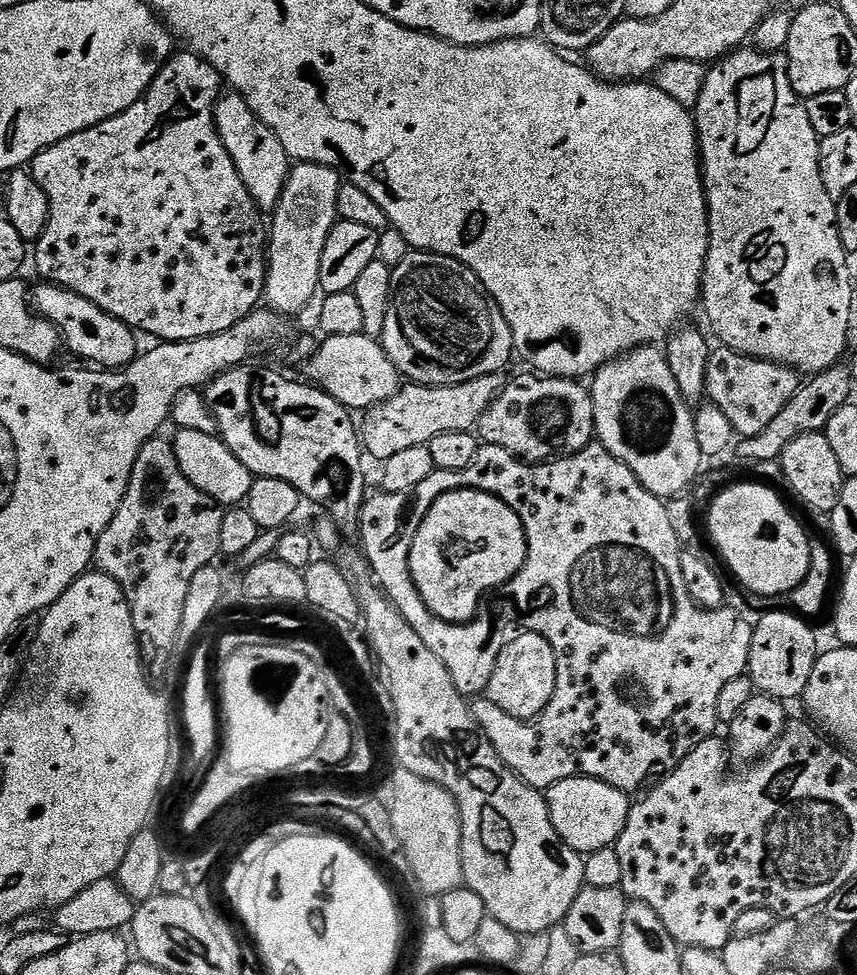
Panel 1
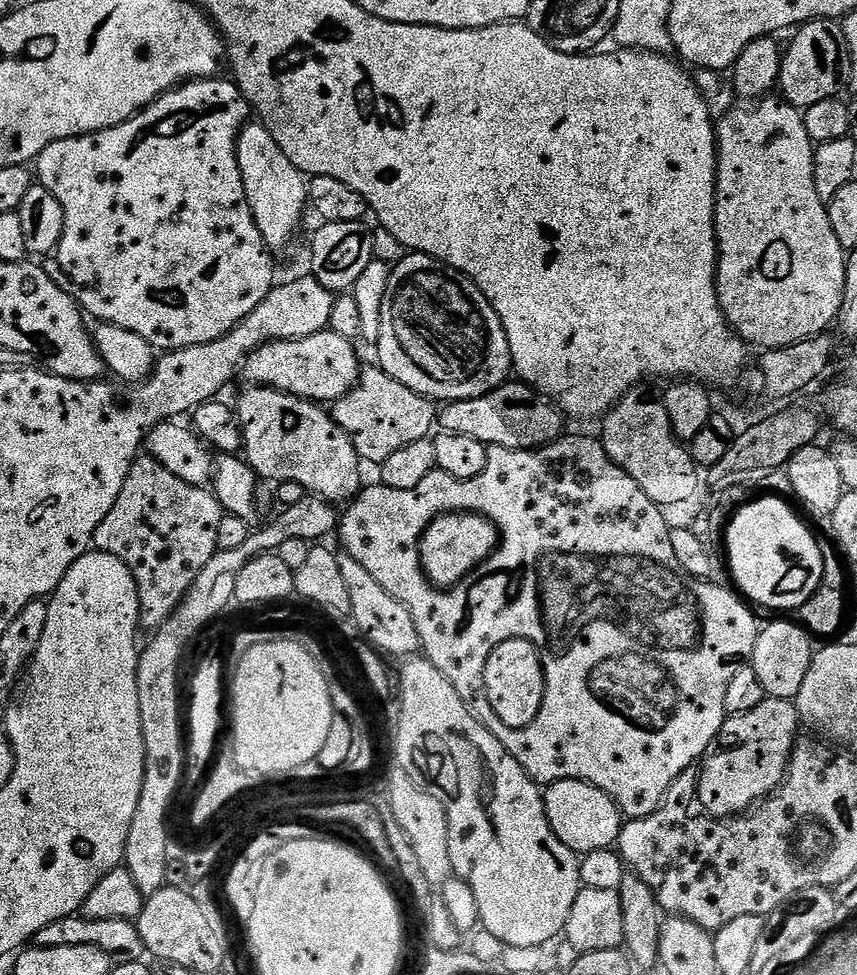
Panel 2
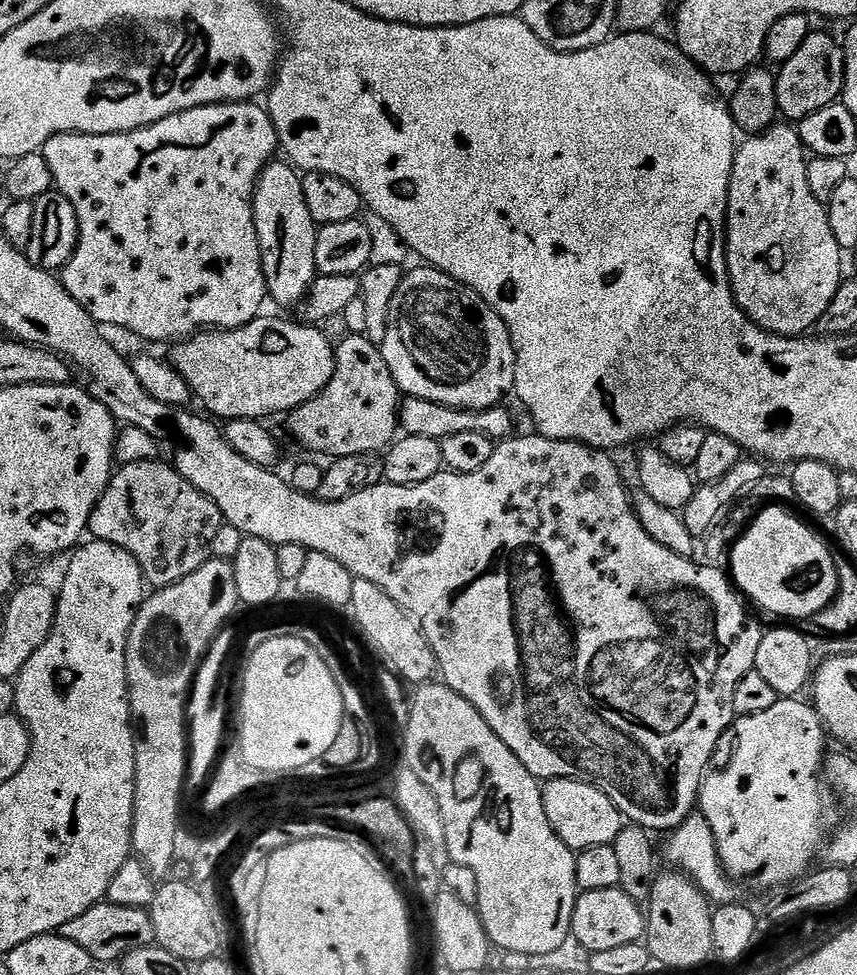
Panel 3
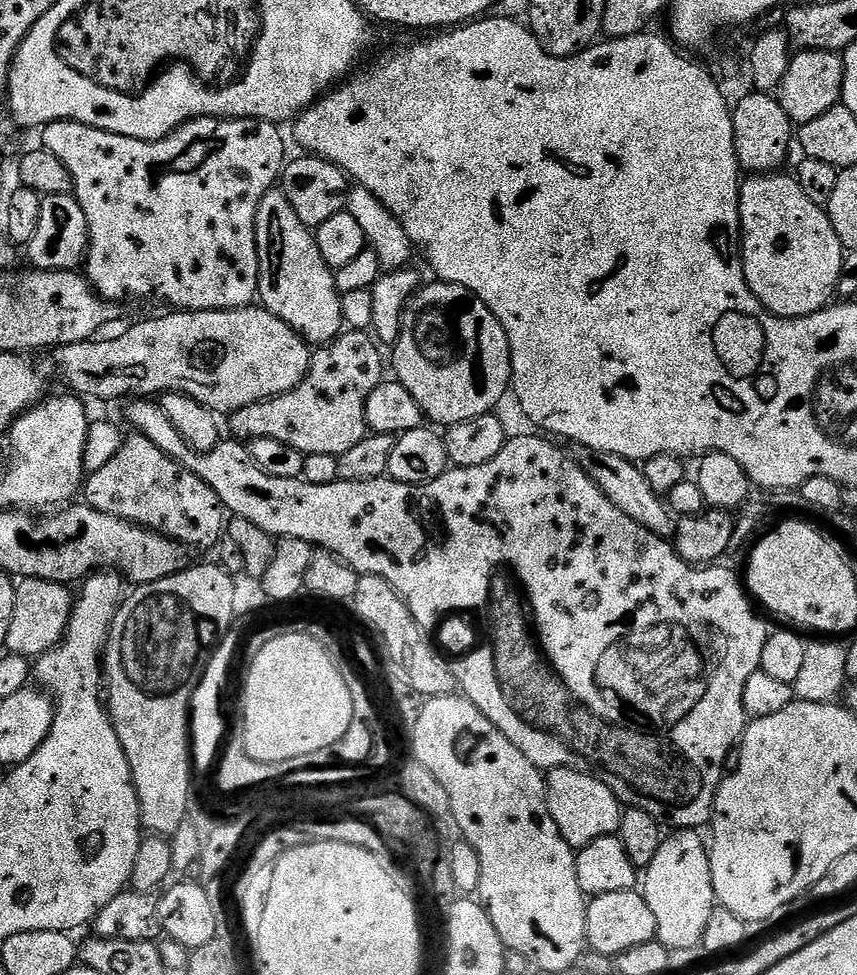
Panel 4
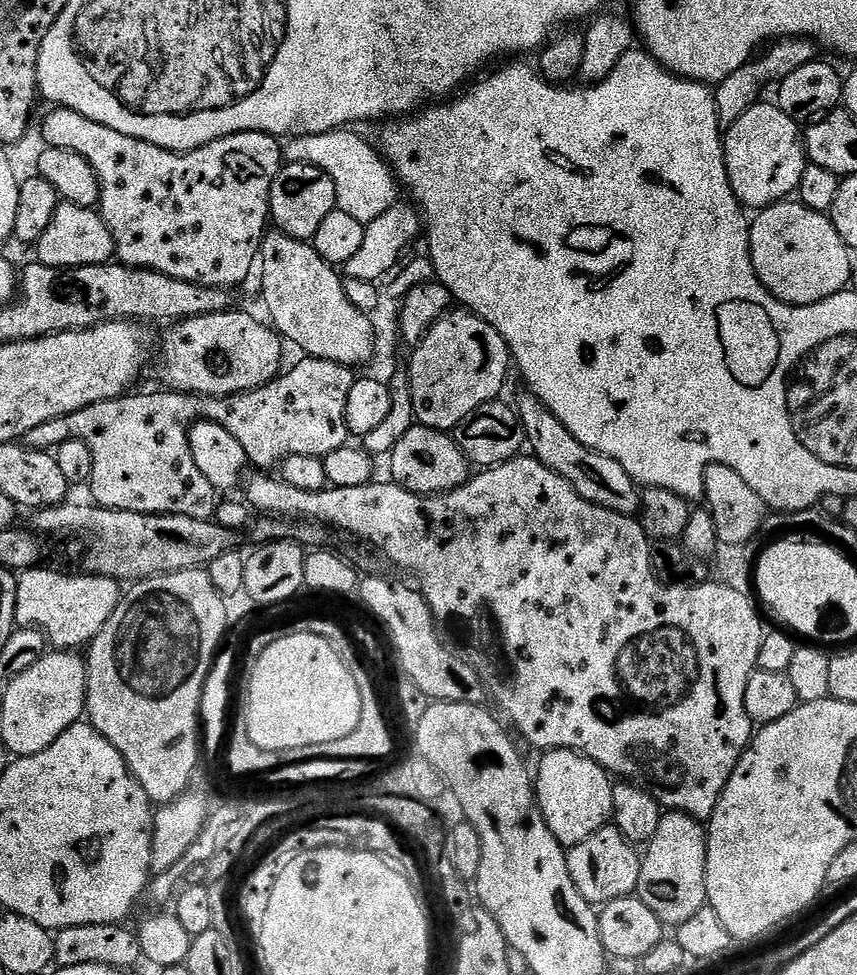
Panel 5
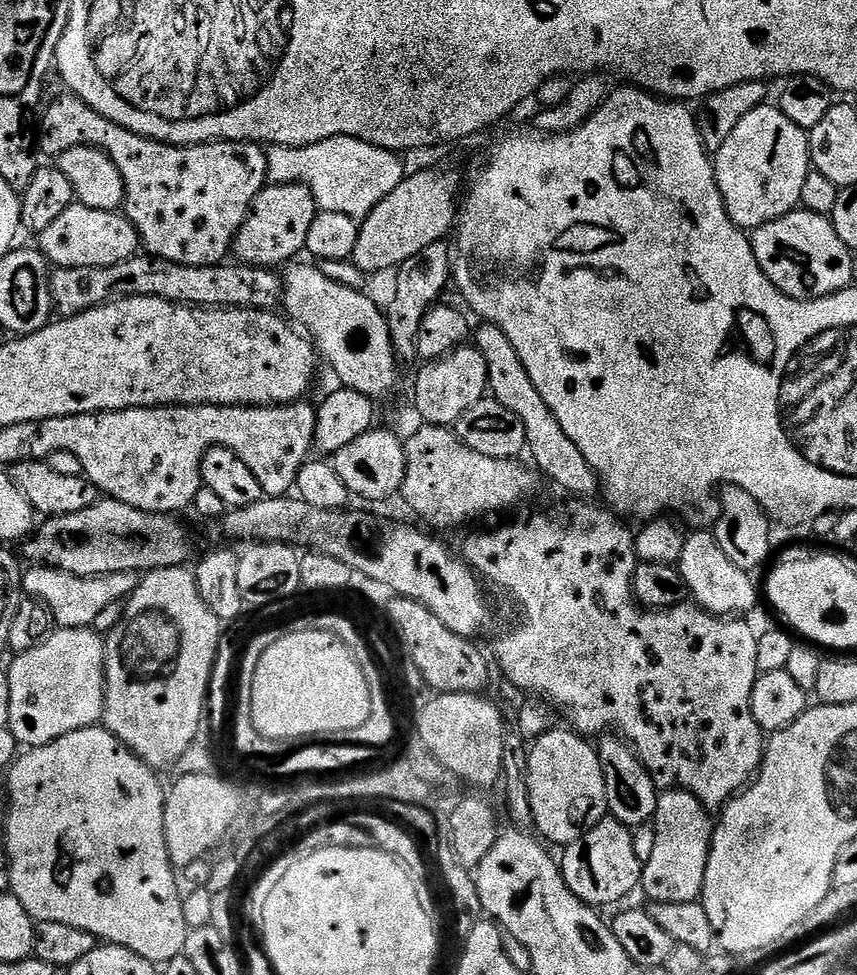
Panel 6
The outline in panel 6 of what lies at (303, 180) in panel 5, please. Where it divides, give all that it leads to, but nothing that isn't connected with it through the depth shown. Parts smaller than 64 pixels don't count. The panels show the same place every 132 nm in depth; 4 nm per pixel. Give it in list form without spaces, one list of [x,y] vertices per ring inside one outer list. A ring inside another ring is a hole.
[[[269,183],[256,195],[252,211],[248,213],[246,222],[238,230],[236,241],[232,244],[235,259],[242,264],[254,264],[258,268],[275,269],[276,264],[287,265],[295,261],[299,252],[306,249],[306,234],[310,234],[310,225],[314,223],[318,209],[314,194],[305,184],[273,184]]]

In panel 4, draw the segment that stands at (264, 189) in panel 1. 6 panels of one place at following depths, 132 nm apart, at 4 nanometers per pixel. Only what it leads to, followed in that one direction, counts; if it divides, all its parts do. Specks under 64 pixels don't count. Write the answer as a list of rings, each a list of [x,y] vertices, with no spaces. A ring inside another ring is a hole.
[[[273,190],[265,192],[262,202],[258,206],[258,214],[256,215],[256,245],[258,246],[258,266],[260,267],[260,291],[258,293],[259,303],[270,314],[274,314],[278,318],[282,318],[282,322],[286,322],[286,326],[290,326],[297,334],[303,336],[312,346],[327,346],[341,335],[344,328],[344,319],[342,318],[342,306],[340,298],[342,293],[336,289],[336,273],[328,267],[326,258],[322,258],[322,250],[318,250],[318,242],[316,241],[313,229],[308,228],[304,223],[296,217],[294,210],[288,205],[288,199],[284,197],[283,191]]]

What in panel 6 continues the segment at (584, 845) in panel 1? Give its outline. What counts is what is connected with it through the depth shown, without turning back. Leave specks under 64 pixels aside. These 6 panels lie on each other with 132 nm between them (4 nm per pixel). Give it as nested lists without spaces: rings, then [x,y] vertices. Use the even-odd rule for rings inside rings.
[[[567,731],[544,732],[531,741],[528,750],[526,791],[532,811],[532,824],[549,845],[567,846],[578,842],[582,834],[598,826],[598,822],[609,815],[599,751],[593,745],[591,748],[588,745],[591,743],[579,732]]]

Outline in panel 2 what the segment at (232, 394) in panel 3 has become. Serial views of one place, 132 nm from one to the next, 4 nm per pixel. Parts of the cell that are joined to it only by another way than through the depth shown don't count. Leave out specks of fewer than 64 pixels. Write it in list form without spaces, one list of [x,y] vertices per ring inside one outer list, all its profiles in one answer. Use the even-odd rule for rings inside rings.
[[[331,330],[301,340],[271,340],[249,354],[242,365],[242,376],[252,386],[277,388],[303,400],[335,402],[360,383],[362,363],[356,357],[356,347]]]

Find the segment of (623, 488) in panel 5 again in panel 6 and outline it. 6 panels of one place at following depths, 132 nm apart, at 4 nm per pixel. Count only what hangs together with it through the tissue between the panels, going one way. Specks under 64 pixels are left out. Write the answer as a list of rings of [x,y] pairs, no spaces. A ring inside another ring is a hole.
[[[484,322],[479,326],[481,328],[474,332],[474,347],[482,354],[482,358],[486,358],[488,392],[491,399],[502,402],[506,410],[511,410],[513,414],[518,414],[518,418],[522,418],[522,426],[526,430],[526,452],[527,455],[532,455],[531,463],[538,469],[539,475],[549,476],[562,491],[572,492],[568,494],[573,497],[592,498],[595,492],[597,495],[601,491],[600,479],[590,462],[582,458],[582,450],[578,450],[578,446],[570,442],[566,430],[562,430],[558,418],[554,418],[554,410],[546,406],[534,382],[530,382],[530,374],[526,374],[526,366],[522,366],[522,358],[518,358],[518,350],[514,350],[510,338],[502,334],[497,324]]]

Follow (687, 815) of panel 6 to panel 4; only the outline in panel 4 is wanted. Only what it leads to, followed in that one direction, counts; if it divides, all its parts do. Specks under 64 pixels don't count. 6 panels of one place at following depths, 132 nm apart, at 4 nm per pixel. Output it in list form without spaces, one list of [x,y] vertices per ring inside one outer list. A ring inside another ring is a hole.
[[[676,830],[668,835],[661,839],[658,854],[654,854],[654,862],[650,862],[643,873],[642,895],[654,914],[656,939],[666,945],[673,953],[679,954],[683,948],[692,948],[695,944],[697,947],[703,941],[706,925],[710,922],[710,914],[714,914],[718,905],[712,885],[712,858],[705,837],[703,840],[700,837],[701,833],[696,830]]]

